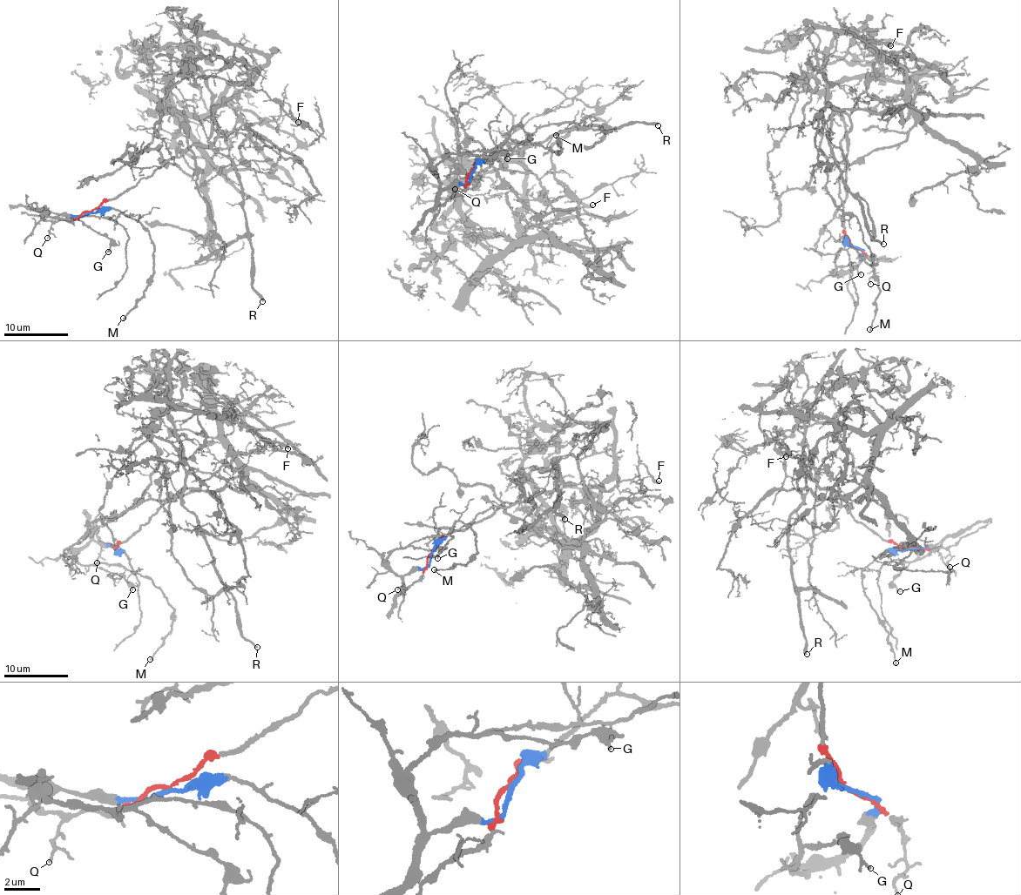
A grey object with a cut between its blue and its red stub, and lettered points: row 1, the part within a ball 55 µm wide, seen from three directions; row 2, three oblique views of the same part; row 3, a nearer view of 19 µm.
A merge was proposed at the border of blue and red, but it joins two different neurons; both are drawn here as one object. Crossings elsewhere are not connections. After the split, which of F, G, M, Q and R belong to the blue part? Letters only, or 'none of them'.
G, M

